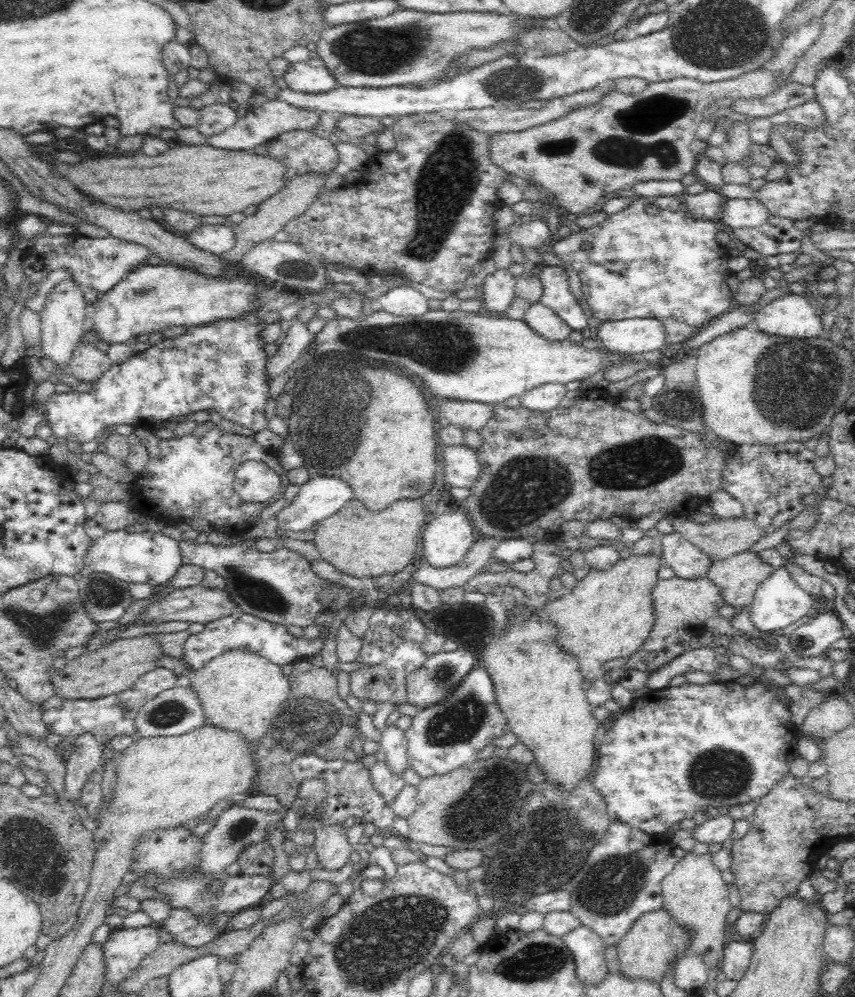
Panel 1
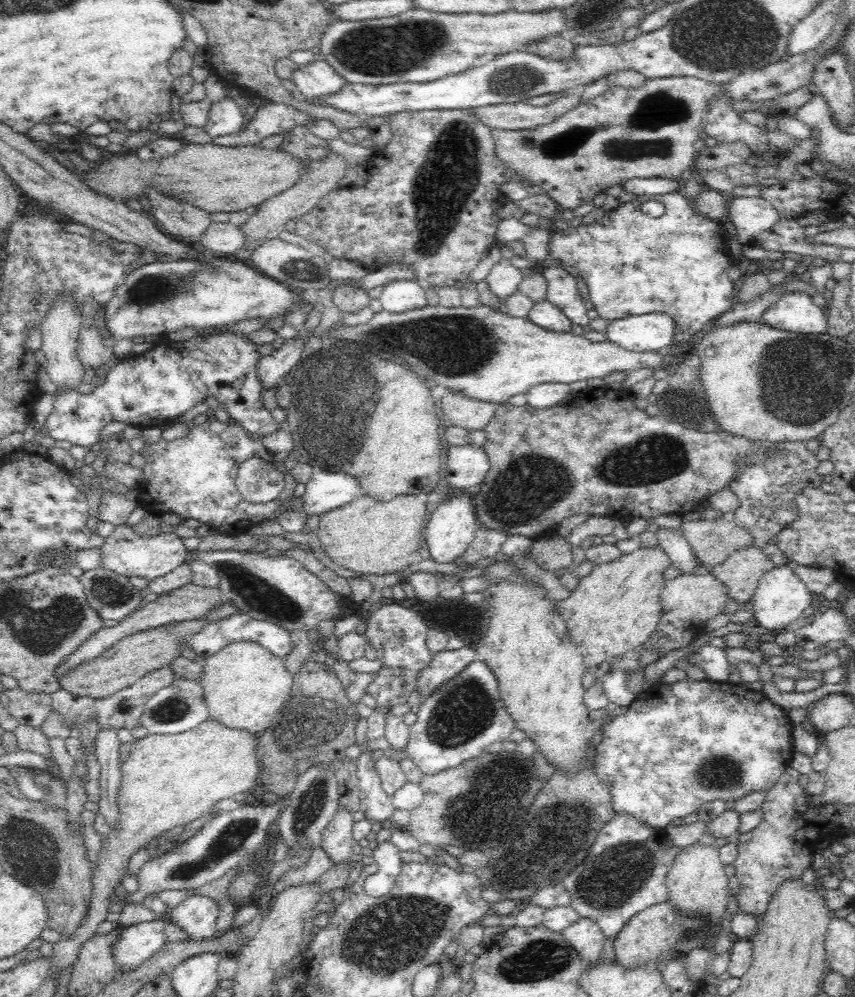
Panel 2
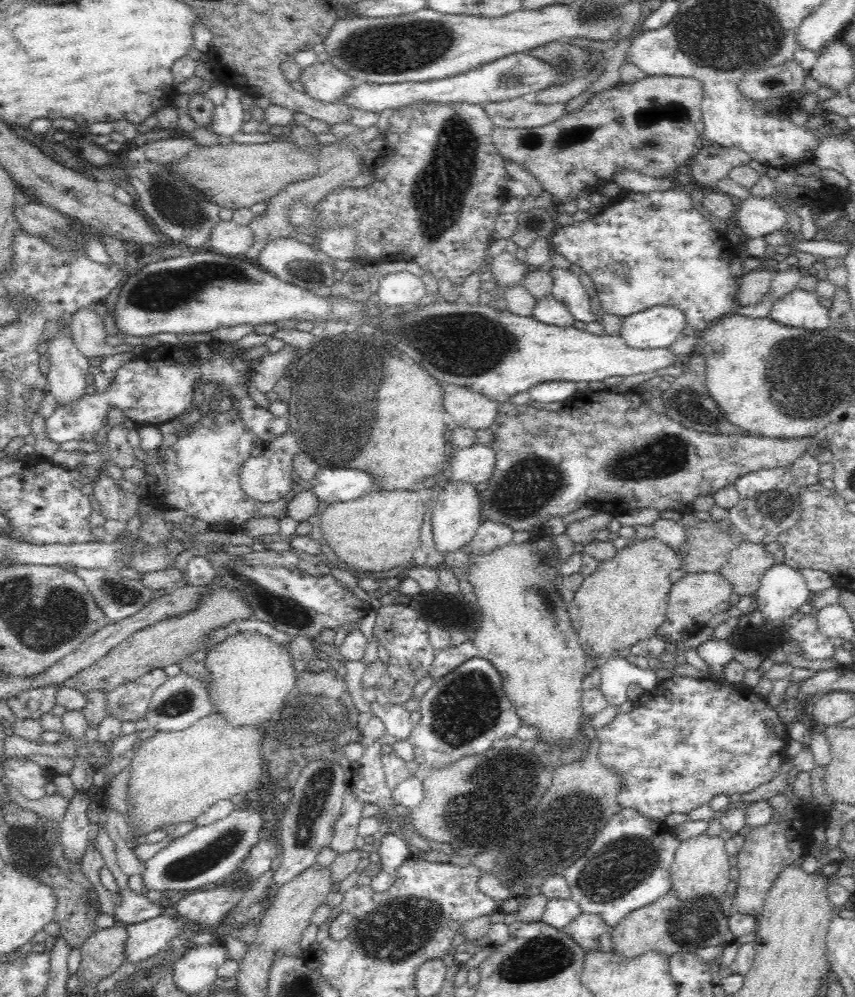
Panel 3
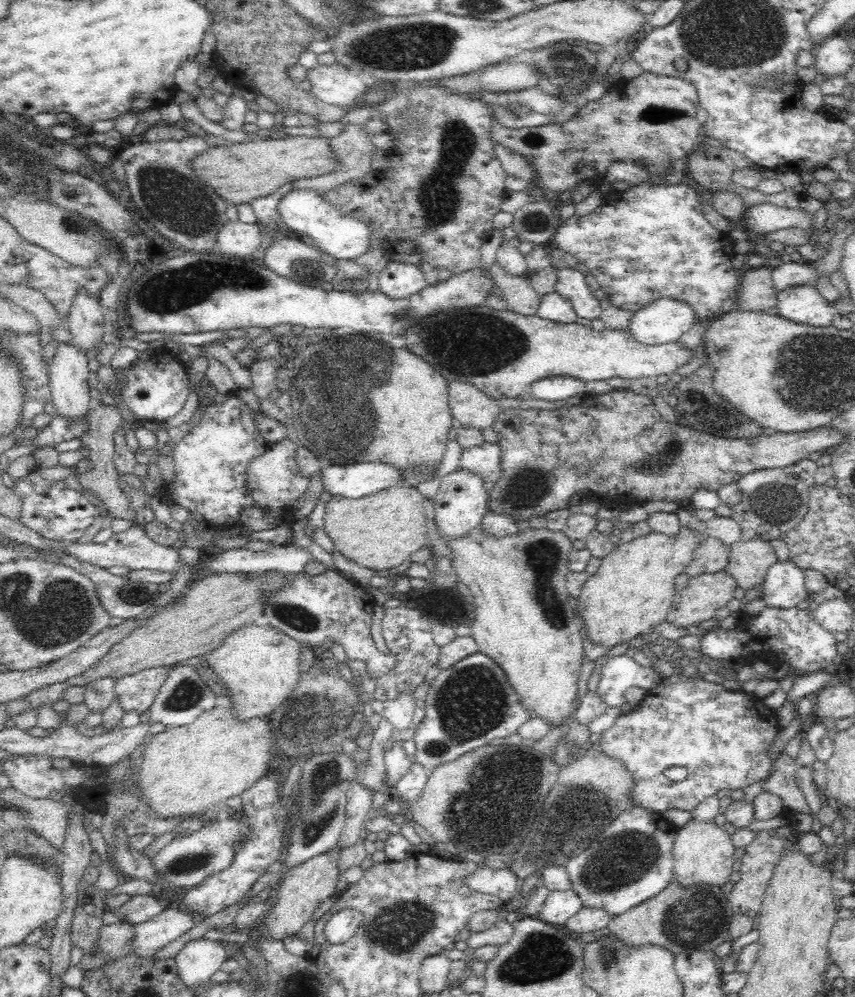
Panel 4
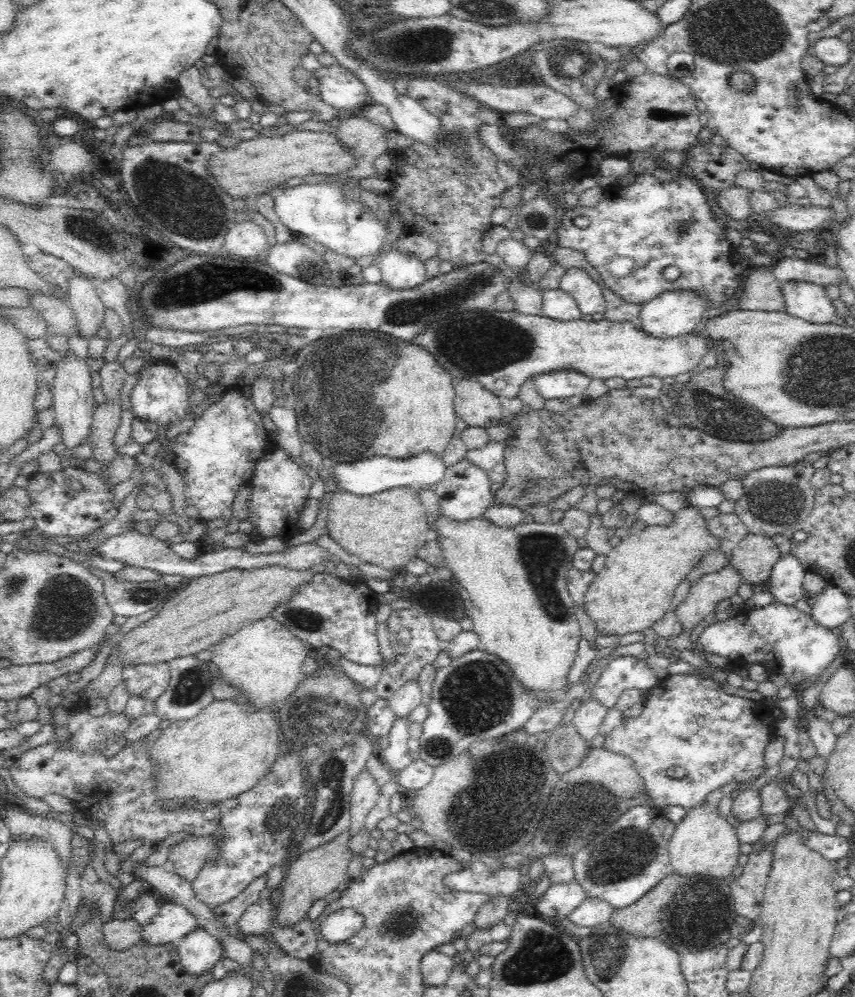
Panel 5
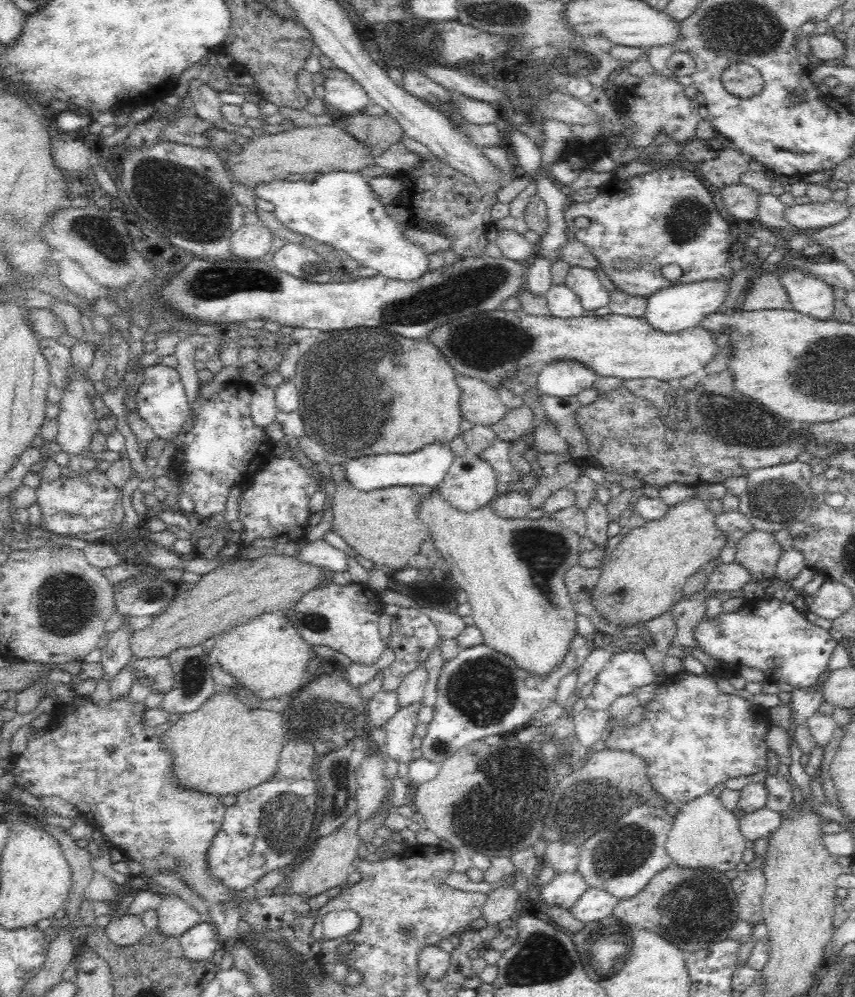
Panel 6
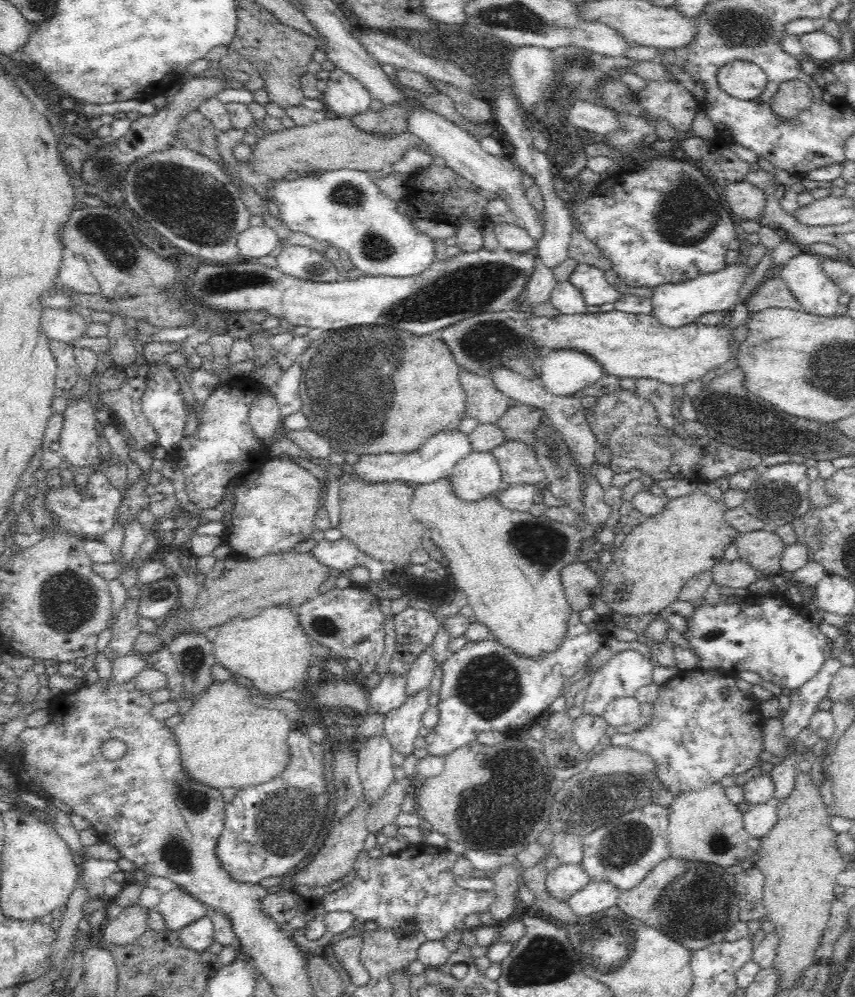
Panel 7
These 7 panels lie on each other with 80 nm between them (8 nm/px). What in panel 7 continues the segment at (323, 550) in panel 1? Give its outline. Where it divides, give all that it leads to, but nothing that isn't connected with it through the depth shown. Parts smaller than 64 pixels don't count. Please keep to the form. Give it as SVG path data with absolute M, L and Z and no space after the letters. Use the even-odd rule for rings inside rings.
M342 469L339 476L340 525L338 529L342 531L342 537L354 542L354 545L367 556L376 558L393 568L404 568L409 564L412 552L422 548L424 539L427 539L427 530L410 511L413 488L401 481L368 482L349 469Z

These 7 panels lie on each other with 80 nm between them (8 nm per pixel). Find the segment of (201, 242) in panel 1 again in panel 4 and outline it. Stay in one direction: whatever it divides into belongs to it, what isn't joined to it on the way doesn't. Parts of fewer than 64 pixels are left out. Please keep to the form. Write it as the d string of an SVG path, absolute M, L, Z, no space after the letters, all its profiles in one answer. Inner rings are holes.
M228 221L220 230L217 247L228 257L251 258L262 244L261 229L255 223Z

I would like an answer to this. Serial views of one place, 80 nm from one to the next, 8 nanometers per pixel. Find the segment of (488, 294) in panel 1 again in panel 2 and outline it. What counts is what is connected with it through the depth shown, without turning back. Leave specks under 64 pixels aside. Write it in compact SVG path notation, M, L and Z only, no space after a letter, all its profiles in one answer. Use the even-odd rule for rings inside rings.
M502 256L492 266L485 280L488 282L490 290L498 298L506 298L506 296L518 290L518 285L524 277L522 269L514 266L510 259Z

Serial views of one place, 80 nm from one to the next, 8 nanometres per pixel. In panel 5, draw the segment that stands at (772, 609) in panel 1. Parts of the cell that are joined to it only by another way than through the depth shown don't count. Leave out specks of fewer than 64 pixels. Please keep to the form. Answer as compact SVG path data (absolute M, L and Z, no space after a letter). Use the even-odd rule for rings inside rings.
M794 554L782 555L774 563L772 574L765 583L765 589L770 591L776 602L784 605L793 605L801 598L807 598L806 592L802 589L806 569Z

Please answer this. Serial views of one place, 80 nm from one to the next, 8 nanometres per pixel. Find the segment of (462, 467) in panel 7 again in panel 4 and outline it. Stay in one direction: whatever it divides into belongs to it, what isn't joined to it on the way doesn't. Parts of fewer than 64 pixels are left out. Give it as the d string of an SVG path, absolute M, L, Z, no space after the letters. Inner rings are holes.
M458 466L452 472L441 477L439 488L434 496L436 508L436 524L445 540L469 534L481 524L488 512L489 491L484 479L475 472Z

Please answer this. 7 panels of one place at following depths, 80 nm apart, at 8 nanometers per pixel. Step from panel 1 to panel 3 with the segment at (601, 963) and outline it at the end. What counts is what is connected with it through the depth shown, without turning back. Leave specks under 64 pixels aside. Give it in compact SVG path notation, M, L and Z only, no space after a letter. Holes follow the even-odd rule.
M591 912L580 913L563 928L585 951L598 948L598 936L608 930L606 921L599 914Z

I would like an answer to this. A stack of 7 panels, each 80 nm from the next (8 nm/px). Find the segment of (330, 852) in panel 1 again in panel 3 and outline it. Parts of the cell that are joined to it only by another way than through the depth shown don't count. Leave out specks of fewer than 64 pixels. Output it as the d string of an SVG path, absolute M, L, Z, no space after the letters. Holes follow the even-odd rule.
M352 790L345 793L342 812L336 821L334 834L330 847L338 854L348 852L356 848L356 838L358 838L358 825L360 824L362 813L366 804L362 803Z

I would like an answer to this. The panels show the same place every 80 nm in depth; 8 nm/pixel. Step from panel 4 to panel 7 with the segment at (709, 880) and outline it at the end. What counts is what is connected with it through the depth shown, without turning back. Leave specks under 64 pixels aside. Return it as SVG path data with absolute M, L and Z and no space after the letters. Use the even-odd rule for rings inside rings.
M719 782L701 790L692 790L674 796L668 804L667 841L670 854L681 860L697 860L728 868L747 856L746 842L751 834L745 829L743 814L738 805L726 795Z

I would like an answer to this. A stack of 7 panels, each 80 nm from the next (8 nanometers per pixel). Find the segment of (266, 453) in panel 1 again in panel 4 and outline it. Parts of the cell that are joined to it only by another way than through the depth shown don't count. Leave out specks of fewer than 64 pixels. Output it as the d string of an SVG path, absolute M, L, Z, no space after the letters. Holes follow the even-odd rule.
M238 393L228 394L224 402L210 403L204 409L205 413L200 422L175 444L170 453L175 462L175 478L172 492L164 487L162 493L166 492L173 504L186 508L190 515L198 512L213 528L227 531L239 523L242 508L255 506L254 499L246 495L248 465L253 458L265 453L269 443L257 429L255 413L238 397Z

